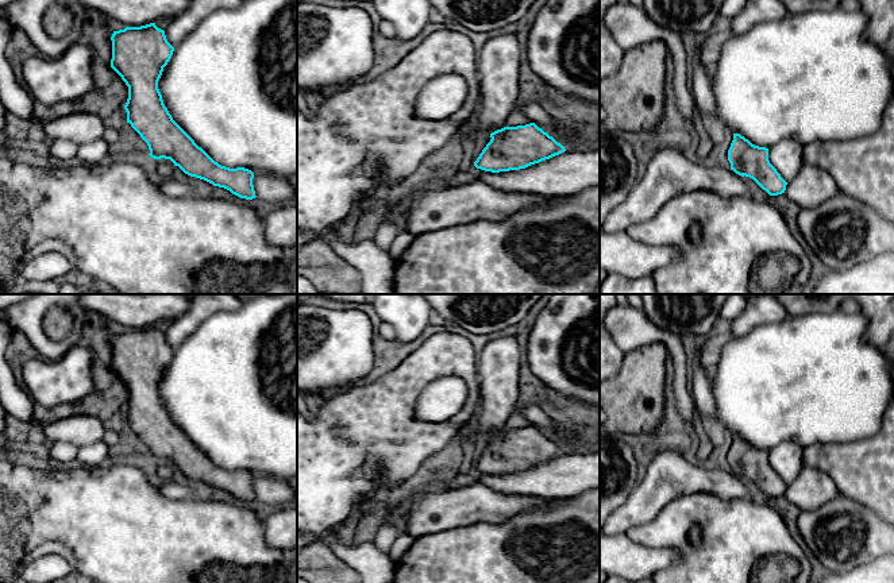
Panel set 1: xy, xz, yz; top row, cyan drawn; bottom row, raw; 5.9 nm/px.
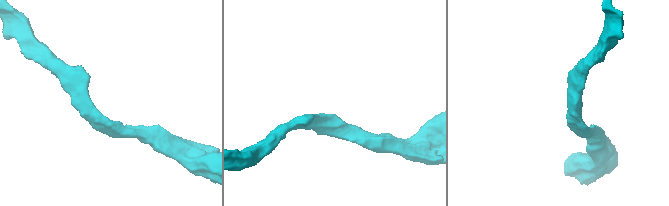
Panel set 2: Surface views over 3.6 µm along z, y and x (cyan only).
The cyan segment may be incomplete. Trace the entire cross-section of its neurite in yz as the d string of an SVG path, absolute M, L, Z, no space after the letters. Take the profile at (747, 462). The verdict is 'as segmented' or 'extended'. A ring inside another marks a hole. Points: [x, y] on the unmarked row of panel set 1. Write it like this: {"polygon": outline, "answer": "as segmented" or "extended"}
{"polygon": "M733 436L728 452L731 471L706 470L683 457L681 447L659 447L641 482L628 499L606 520L601 532L606 536L628 533L633 526L651 522L674 498L710 493L722 499L750 498L743 479L752 480L770 498L785 495L787 484L768 463L768 451L752 447L740 436Z", "answer": "extended"}

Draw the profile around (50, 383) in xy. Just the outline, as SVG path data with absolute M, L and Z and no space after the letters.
M73 345L57 360L30 358L22 367L22 386L35 405L73 404L93 390L93 358L93 352L81 345Z

